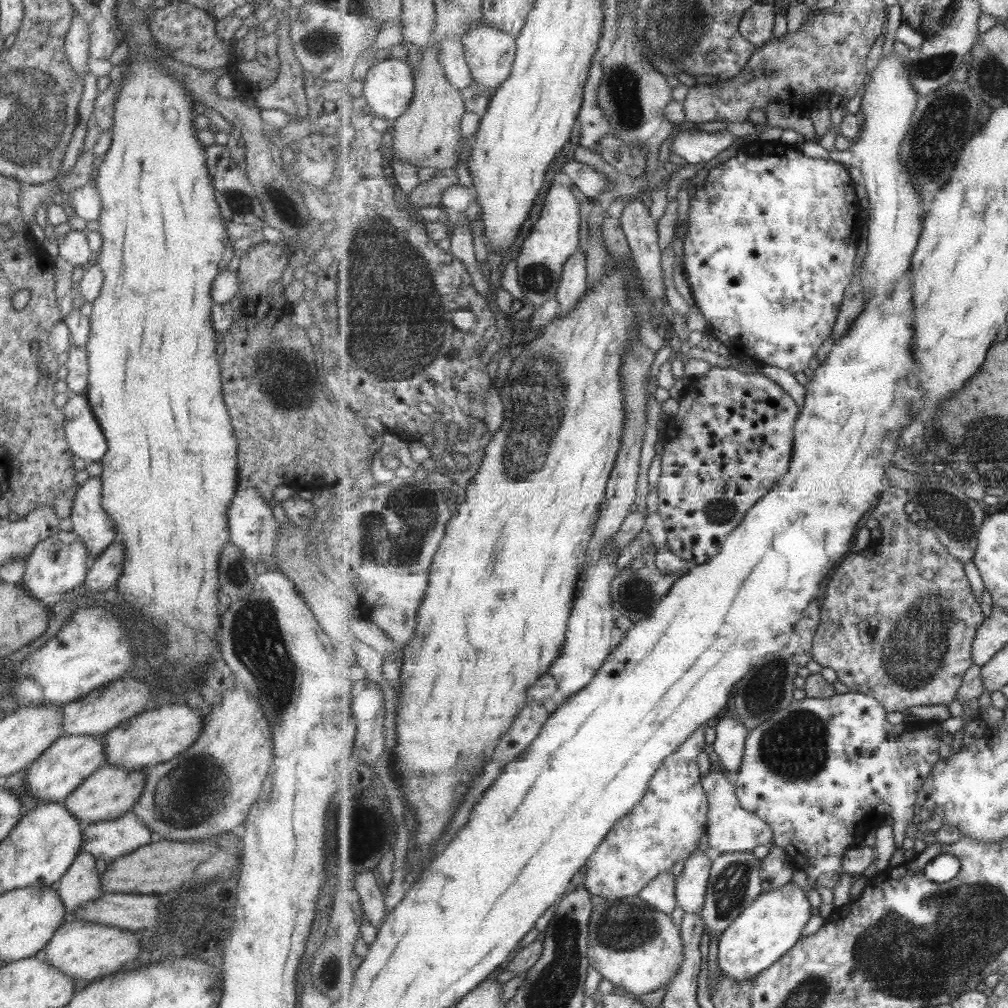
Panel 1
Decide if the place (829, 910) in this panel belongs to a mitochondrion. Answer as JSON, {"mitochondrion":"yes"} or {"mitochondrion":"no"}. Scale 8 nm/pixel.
{"mitochondrion":"no"}

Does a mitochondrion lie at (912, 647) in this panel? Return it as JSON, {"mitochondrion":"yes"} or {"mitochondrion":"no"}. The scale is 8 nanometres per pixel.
{"mitochondrion":"yes"}

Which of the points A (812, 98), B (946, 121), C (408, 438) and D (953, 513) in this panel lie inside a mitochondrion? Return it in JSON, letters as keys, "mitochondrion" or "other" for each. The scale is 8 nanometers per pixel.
{"A":"mitochondrion","B":"mitochondrion","C":"other","D":"mitochondrion"}

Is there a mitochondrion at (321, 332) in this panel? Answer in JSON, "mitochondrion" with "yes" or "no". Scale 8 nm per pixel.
{"mitochondrion":"no"}

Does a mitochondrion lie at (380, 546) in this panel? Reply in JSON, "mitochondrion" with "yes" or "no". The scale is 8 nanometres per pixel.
{"mitochondrion":"yes"}

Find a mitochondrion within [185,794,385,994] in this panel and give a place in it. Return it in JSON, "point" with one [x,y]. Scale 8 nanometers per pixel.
{"point":[330,972]}

